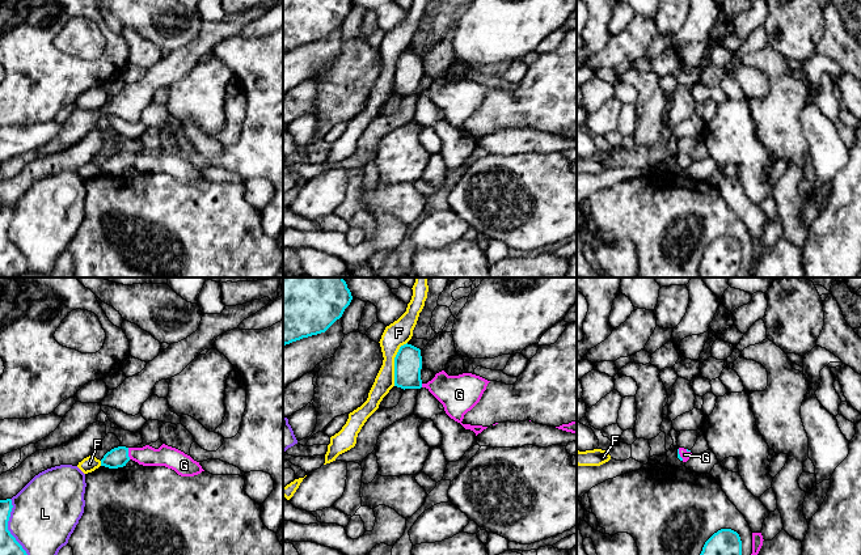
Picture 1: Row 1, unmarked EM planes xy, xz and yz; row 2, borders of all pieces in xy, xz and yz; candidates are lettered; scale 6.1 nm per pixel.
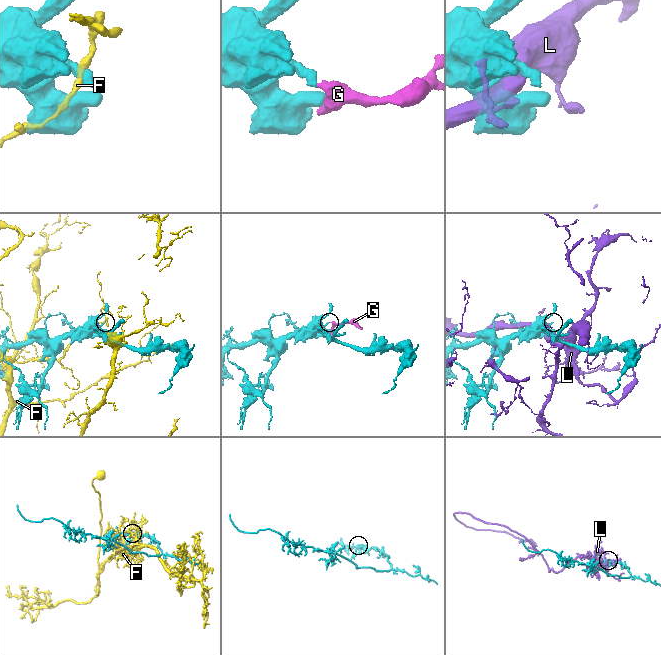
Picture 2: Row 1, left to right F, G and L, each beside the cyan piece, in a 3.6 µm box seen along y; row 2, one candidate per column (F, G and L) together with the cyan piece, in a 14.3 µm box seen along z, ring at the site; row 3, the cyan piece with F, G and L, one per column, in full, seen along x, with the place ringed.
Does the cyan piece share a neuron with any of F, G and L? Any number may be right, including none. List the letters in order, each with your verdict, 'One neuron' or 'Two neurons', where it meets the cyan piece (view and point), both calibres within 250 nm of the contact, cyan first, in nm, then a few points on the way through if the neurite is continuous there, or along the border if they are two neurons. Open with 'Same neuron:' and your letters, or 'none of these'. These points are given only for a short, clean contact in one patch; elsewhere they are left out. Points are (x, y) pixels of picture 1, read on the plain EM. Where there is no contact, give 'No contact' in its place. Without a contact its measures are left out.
Same neuron: G
F: Two neurons. Touches cyan at xz (395, 70). Thickness 180 nm (cyan) against 150 nm
G: One neuron. Touches cyan at xy (127, 160). Thickness 120 nm (cyan) against 130 nm
L: Two neurons. Touches cyan at xy (8, 237). Thickness 160 nm (cyan) against 400 nm

